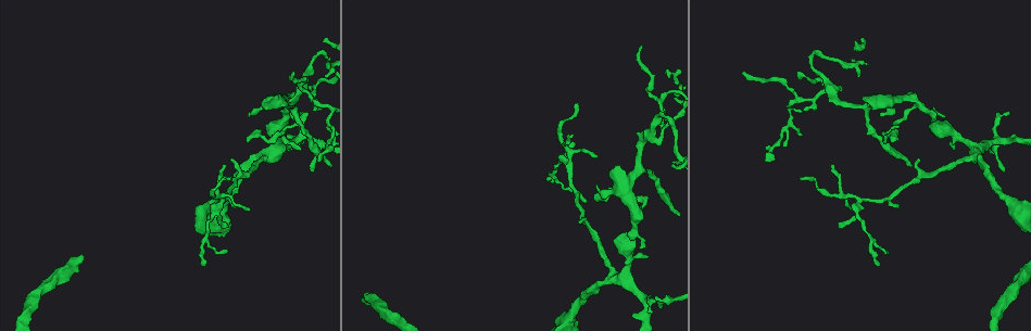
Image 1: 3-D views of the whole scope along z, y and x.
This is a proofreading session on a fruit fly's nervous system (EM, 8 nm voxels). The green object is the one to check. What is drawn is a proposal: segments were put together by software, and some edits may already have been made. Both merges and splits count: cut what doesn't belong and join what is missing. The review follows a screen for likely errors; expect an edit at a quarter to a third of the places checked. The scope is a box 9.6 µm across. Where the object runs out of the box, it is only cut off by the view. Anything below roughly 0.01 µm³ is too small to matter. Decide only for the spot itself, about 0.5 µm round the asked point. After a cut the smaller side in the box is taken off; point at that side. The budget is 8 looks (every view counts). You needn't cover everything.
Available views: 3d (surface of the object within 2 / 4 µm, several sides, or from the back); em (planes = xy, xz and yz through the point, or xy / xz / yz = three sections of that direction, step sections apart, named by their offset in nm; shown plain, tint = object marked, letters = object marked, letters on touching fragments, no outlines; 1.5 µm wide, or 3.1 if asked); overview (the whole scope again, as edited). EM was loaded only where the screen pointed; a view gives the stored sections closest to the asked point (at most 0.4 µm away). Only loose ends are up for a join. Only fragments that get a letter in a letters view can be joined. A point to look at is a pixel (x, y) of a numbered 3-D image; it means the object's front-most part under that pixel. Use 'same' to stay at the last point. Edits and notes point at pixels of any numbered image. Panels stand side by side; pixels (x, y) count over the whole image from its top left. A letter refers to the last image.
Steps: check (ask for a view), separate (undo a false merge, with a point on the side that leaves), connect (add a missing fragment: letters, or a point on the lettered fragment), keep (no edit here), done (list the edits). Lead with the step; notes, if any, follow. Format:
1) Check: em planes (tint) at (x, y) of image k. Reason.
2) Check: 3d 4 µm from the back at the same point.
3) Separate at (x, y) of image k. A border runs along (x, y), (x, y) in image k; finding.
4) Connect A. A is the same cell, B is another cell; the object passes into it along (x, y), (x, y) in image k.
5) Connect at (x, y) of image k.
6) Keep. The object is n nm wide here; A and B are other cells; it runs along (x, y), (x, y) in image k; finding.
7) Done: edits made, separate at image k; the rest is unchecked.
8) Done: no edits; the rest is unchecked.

Check: 3d 4 µm from the back at (295, 73) of image 1. Branch stops here.

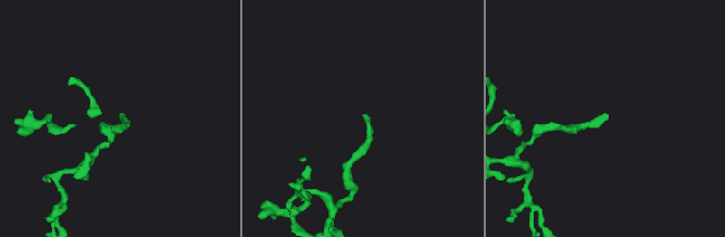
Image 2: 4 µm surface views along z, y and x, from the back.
Check: em planes (letters) at (606, 117) of image 2.

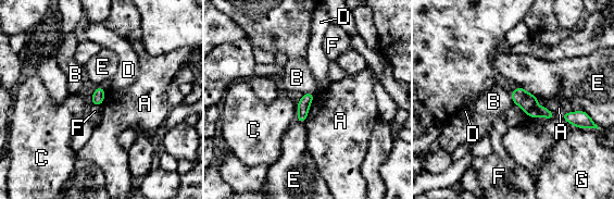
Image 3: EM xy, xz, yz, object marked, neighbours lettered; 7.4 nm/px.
Keep. A, B, C, D, E, F and G are other cells; a border runs along (536, 97), (537, 104), (555, 116) in image 3; no lettered fragment goes on from it.

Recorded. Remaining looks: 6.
Check: 3d 2 µm at (652, 137) of image 1. Thin neck.

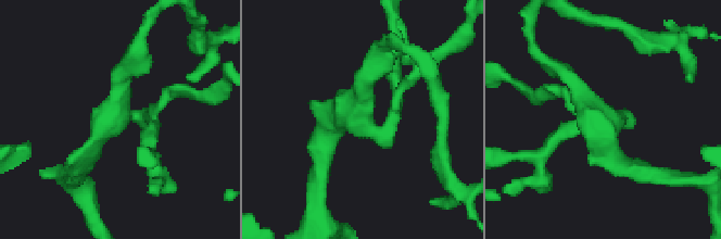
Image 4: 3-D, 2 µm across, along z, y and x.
Check: em xz step 4 (tint) at (114, 114) of image 4.

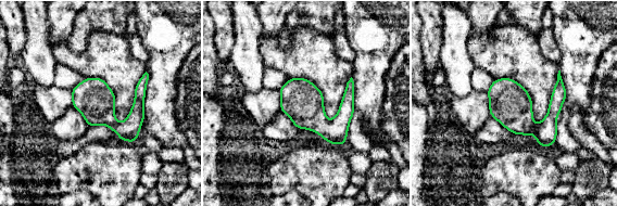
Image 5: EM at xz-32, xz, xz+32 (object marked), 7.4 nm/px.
Check: em planes (letters) at the same point. Another direction.

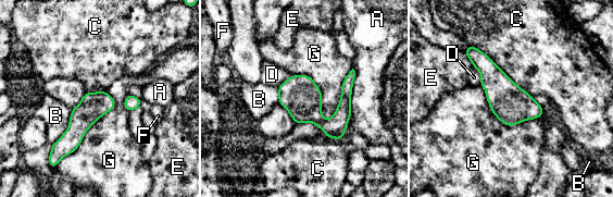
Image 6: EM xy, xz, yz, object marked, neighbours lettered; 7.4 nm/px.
Keep. A, B, C, D, E, F and G are other cells; 4 arms meet here; a border runs along (468, 44), (483, 51), (533, 97) in image 6; all the same neuron.

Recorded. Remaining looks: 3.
Check: 3d 2 µm at (597, 157) of image 1. Tapers out.

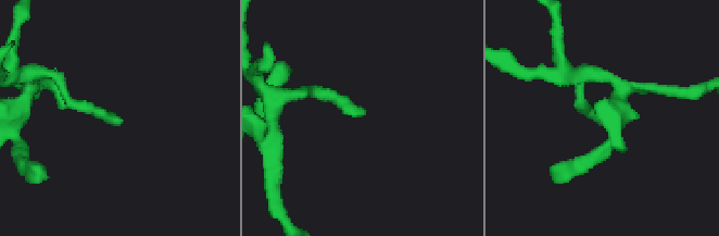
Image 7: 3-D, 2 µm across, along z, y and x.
Check: em planes (letters) at (122, 122) of image 7. Now the EM.

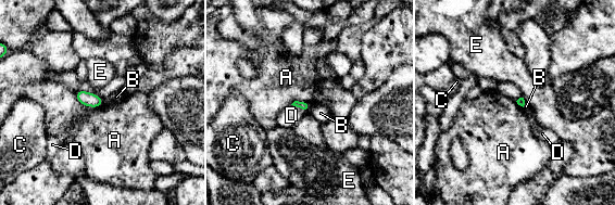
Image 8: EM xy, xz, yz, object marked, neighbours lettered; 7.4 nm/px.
Keep. A, B, C, D and E are other cells; a border runs along (75, 92), (85, 105), (102, 104) in image 8; no lettered fragment goes on from it.

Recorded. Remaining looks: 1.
Done: no edits; the rest is unchecked.

